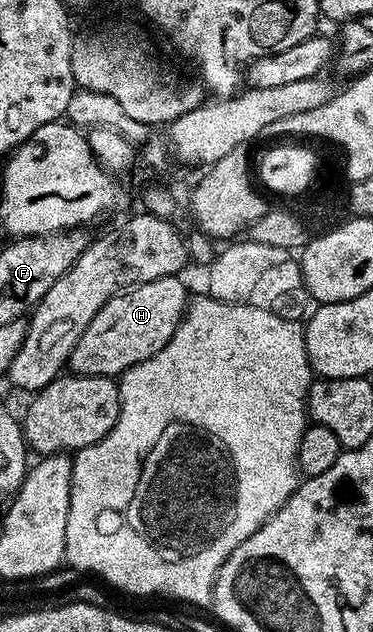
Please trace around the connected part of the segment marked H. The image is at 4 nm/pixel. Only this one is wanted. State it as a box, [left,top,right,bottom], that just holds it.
[68,275,188,377]

